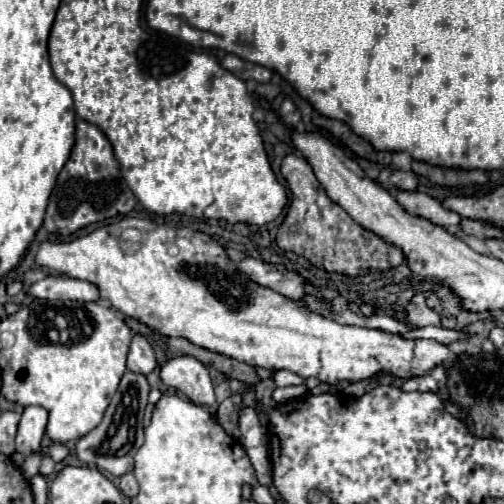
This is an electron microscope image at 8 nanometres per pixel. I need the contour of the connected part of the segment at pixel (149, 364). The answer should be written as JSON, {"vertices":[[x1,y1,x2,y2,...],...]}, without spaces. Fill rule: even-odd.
{"vertices":[[133,335,129,355,127,355,127,369,141,373,141,375,149,375,155,367,157,367,155,351,149,339,143,335]]}

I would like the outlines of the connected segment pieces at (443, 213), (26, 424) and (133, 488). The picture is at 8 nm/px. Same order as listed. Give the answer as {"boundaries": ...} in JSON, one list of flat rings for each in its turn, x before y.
{"boundaries":[[[397,191,397,201,399,205,417,217,423,217,435,225,441,227,451,227,451,225,459,225,461,223,461,215,447,211,441,207,441,203,425,193,405,193,405,191]],[[25,407,15,437,17,453,31,455,33,451,37,451,45,435,45,425,47,425,47,411,43,407]],[[125,473,125,475,121,477,119,489,121,489,121,491,123,491,123,495,125,495,125,497,129,497,129,499,137,495,137,491,139,491,139,485,137,485,137,481,135,481,133,473]]]}

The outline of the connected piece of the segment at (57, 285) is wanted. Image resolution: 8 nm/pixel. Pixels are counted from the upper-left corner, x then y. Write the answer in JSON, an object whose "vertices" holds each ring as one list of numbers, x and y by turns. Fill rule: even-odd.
{"vertices":[[67,275,45,277,31,285,31,295,37,299,71,299,71,301,99,301,97,285]]}

